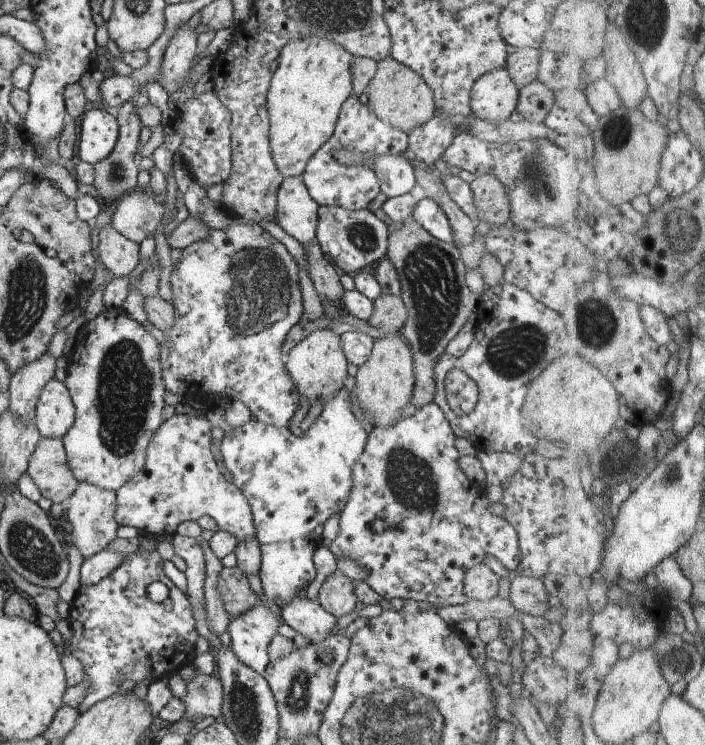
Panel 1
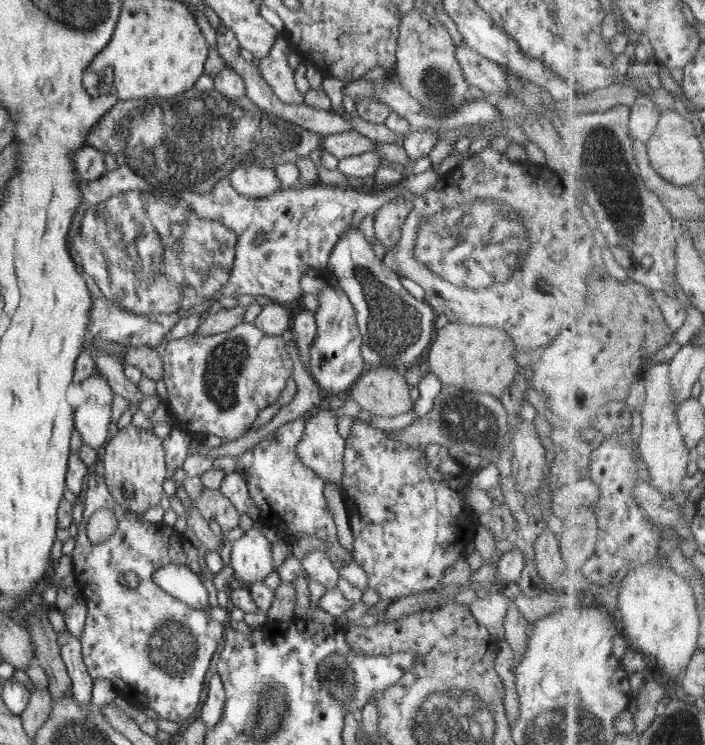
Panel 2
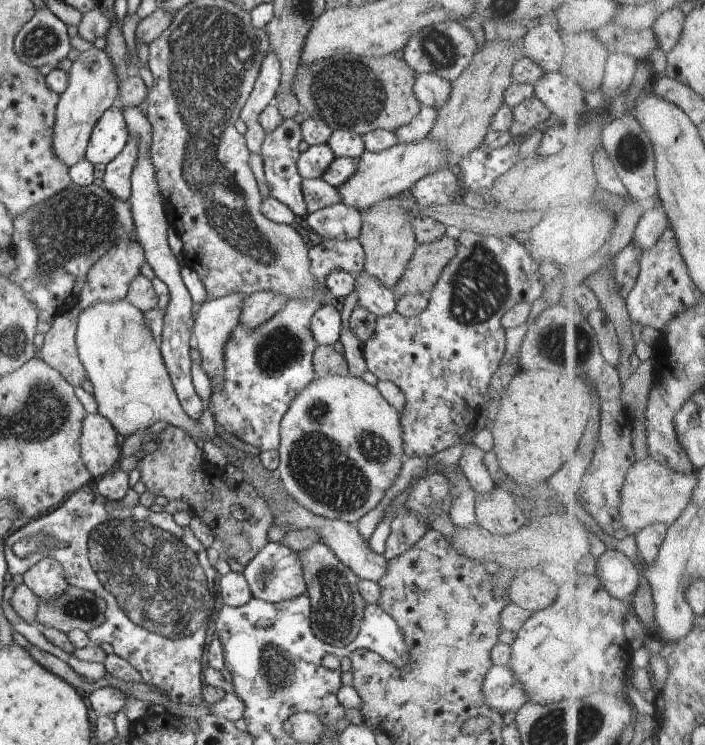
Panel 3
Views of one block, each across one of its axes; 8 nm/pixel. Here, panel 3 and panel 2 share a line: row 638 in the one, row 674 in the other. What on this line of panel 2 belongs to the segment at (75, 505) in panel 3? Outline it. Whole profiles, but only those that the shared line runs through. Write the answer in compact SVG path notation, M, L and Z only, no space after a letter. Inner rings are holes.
M93 472L87 479L83 521L79 524L71 557L74 582L79 586L86 600L87 613L80 642L88 676L92 677L92 681L106 678L112 683L114 691L122 698L126 698L128 702L140 702L140 706L148 706L160 719L185 725L186 720L194 716L192 714L200 704L204 677L210 668L214 653L218 650L218 644L222 644L225 636L225 625L210 614L210 608L216 608L219 605L216 587L212 580L202 573L196 549L188 545L184 534L180 534L174 526L154 524L140 519L136 512L120 506L107 489L103 476L95 475ZM100 509L111 510L116 515L117 527L110 538L95 544L87 537L87 522L92 514ZM170 563L186 565L201 578L207 588L209 606L191 607L166 593L153 581L153 574ZM130 570L138 576L136 590L129 589L118 582L118 578Z

